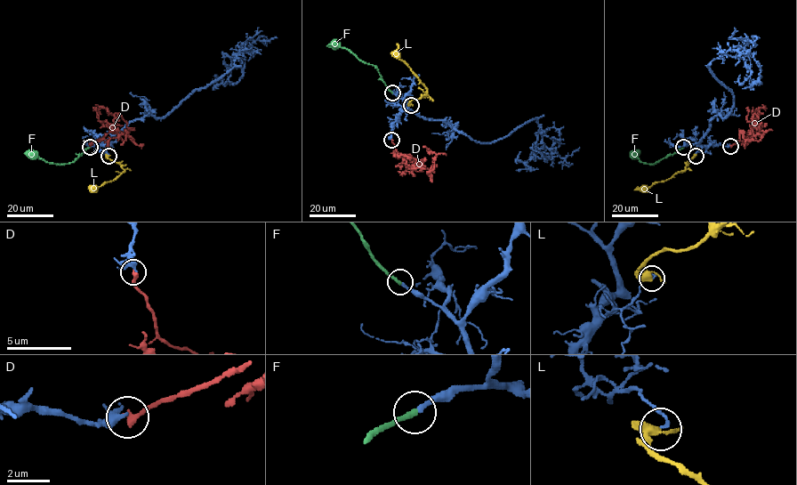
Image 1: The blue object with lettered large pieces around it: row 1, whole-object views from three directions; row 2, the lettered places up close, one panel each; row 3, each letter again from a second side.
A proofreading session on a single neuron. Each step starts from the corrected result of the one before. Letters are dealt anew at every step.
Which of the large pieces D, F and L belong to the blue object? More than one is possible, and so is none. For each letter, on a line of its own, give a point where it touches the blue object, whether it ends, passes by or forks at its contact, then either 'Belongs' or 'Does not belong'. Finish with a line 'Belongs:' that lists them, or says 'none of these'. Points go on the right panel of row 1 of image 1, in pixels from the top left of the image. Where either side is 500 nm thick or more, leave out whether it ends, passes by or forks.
D: Touches blue at (730, 146). It ends there. Does not belong
F: Touches blue at (683, 147). It ends there. Belongs
L: Touches blue at (696, 156). It forks there. Does not belong
Belongs: F

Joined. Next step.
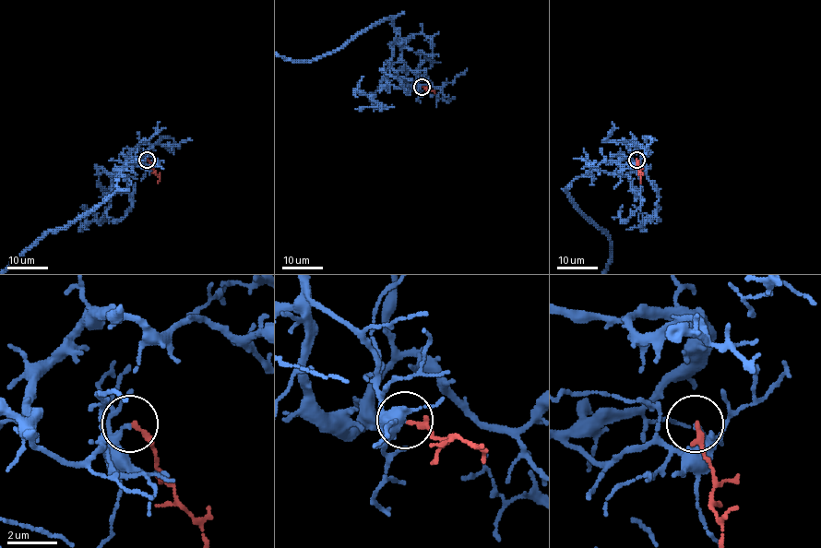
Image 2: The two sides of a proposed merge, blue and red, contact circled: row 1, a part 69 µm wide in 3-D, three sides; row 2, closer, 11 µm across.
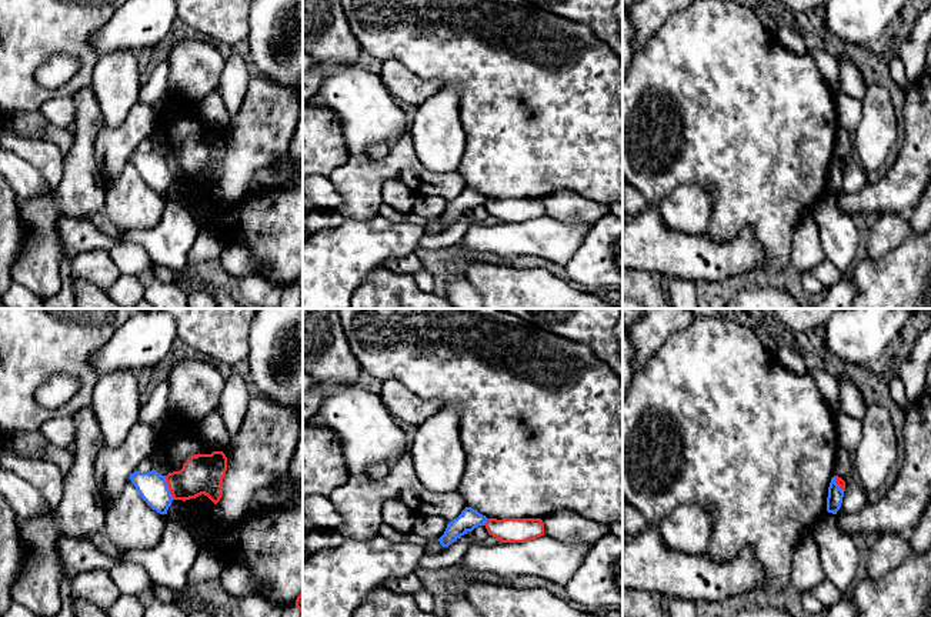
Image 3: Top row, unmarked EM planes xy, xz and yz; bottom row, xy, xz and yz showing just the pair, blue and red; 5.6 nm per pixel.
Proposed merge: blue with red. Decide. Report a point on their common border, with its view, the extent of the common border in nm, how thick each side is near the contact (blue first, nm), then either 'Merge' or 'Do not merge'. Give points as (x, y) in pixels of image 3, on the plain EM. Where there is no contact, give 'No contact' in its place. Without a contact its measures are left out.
Touches blue at xy (167, 167). Shared border 140 nm. Thickness 160 nm (blue) against 220 nm. Do not merge

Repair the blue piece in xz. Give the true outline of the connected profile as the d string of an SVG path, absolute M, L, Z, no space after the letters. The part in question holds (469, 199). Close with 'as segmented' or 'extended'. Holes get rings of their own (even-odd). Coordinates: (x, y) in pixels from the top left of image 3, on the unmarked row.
M466 187L461 194L447 204L444 214L438 219L443 227L448 227L458 217L473 211L478 206L484 206L487 197L471 187Z | as segmented

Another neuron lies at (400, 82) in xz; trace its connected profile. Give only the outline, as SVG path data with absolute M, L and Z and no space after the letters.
M397 60L383 61L380 77L393 97L418 107L440 89L440 81L423 80Z

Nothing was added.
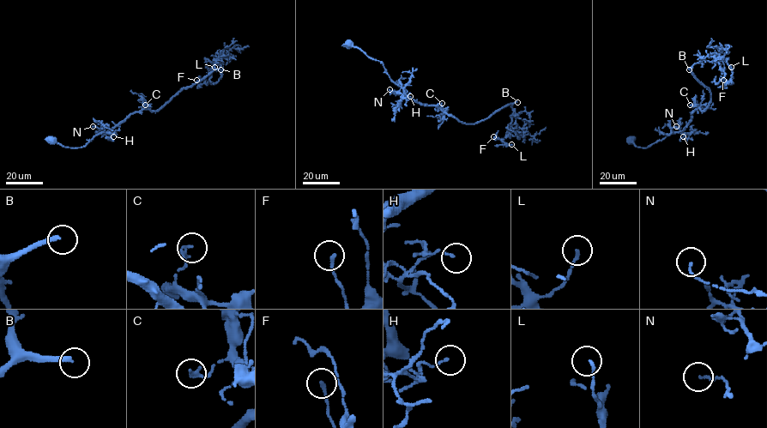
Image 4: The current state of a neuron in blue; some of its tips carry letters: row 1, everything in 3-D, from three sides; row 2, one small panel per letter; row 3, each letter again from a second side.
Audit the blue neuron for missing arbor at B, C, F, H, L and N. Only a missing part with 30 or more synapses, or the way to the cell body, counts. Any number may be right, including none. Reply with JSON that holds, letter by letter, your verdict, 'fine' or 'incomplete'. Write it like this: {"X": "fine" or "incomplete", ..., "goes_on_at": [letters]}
{"B": "incomplete", "C": "fine", "F": "fine", "H": "fine", "L": "fine", "N": "fine", "goes_on_at": ["B"]}

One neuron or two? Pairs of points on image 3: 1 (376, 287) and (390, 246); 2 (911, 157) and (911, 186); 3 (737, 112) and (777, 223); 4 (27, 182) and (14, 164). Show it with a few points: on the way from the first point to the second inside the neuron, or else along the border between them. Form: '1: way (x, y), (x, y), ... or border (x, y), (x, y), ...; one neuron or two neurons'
1: border (383, 267), (373, 272), (354, 289); two neurons
2: way (911, 164), (911, 179); one neuron
3: way (761, 139), (770, 196); one neuron
4: way (23, 177), (14, 169); one neuron

